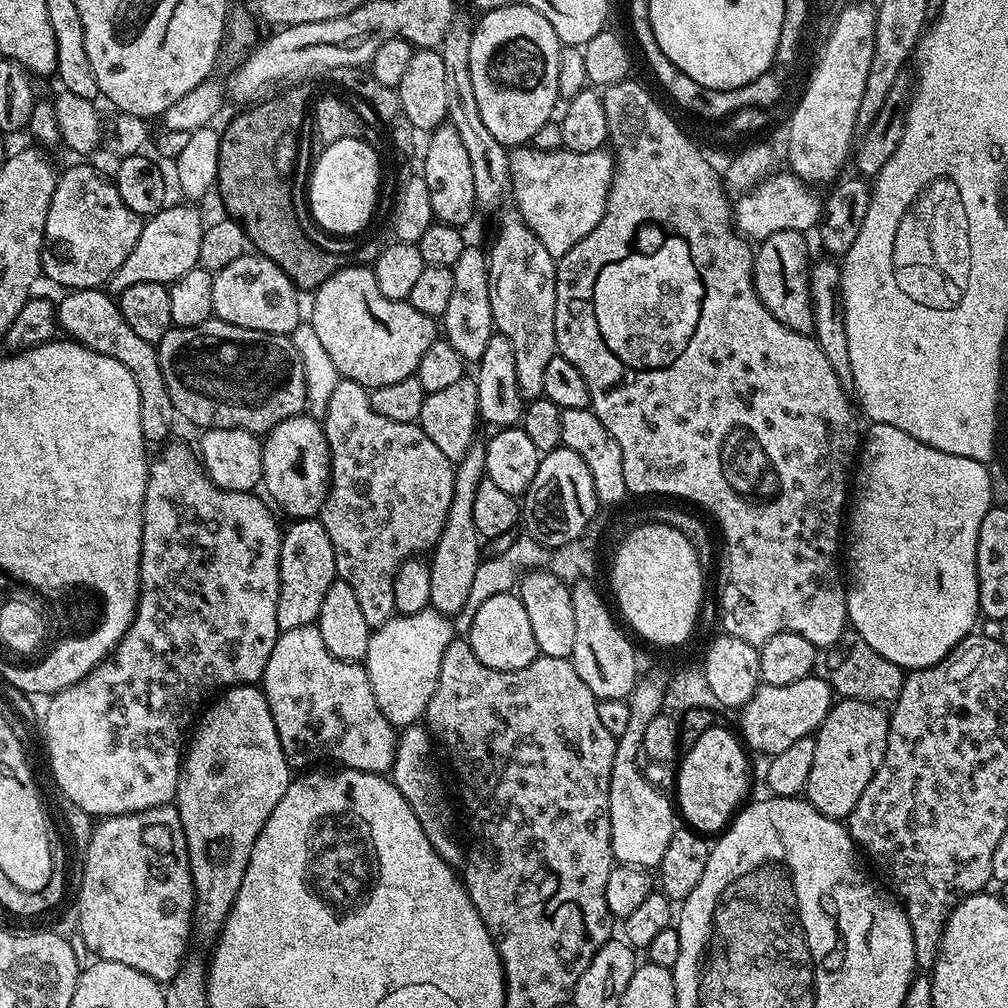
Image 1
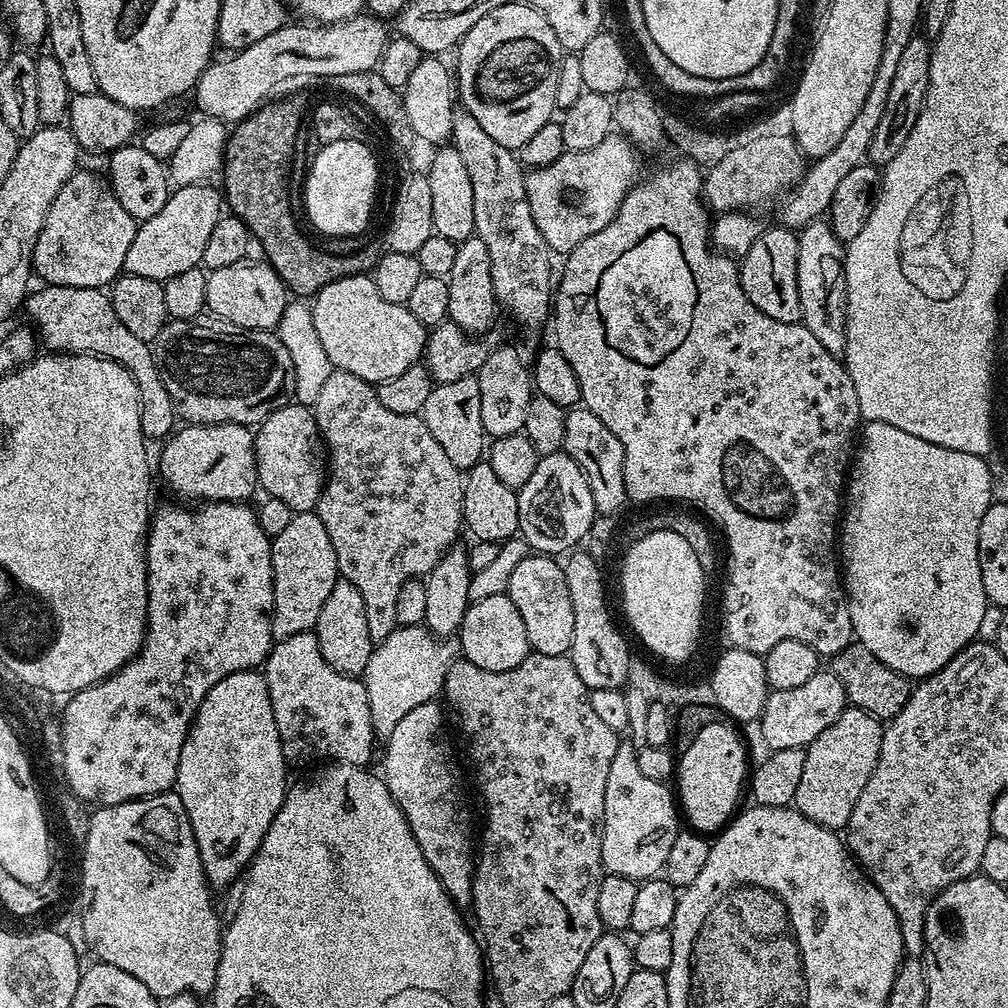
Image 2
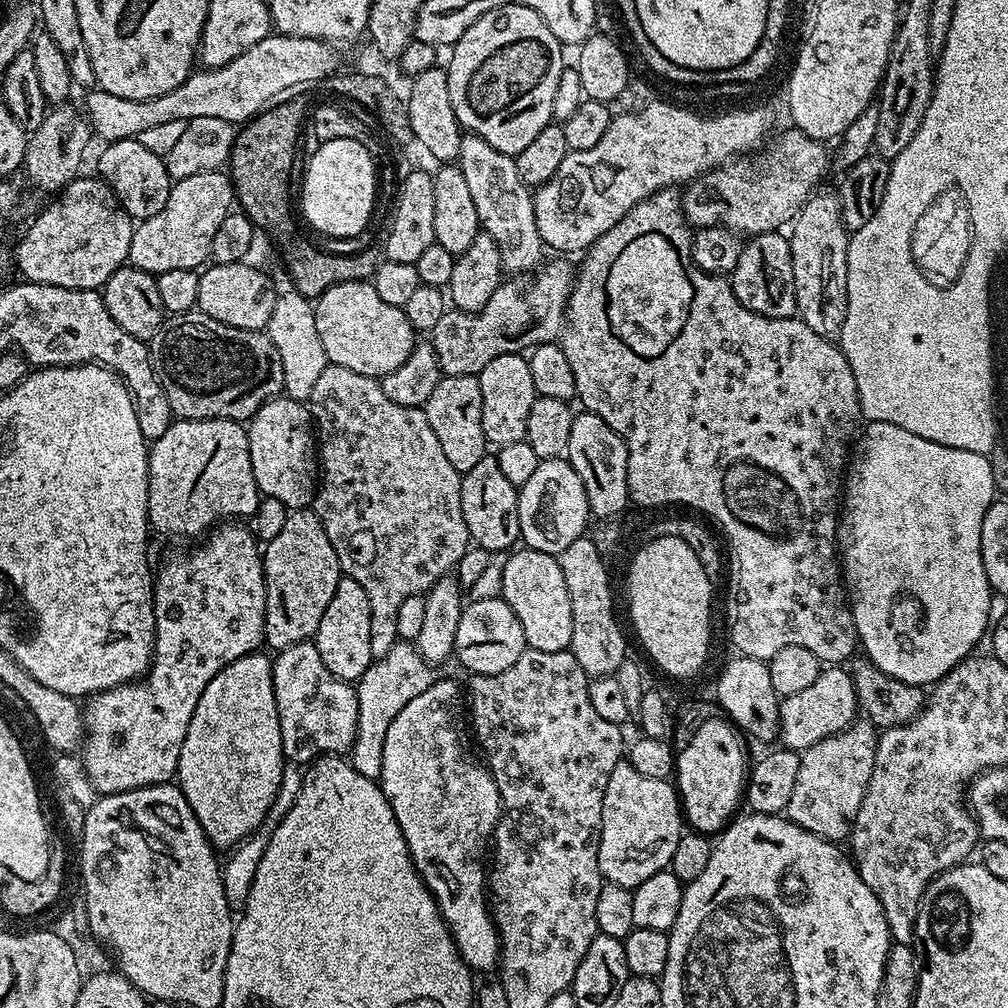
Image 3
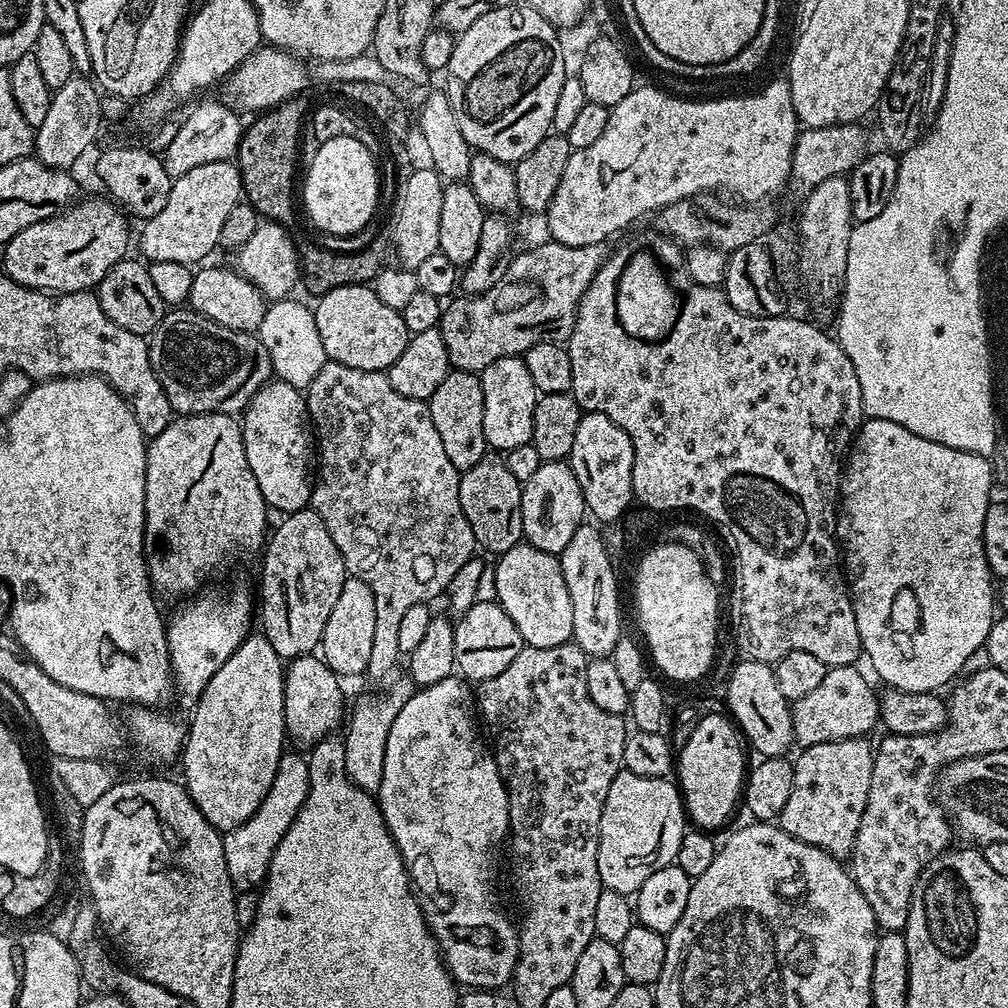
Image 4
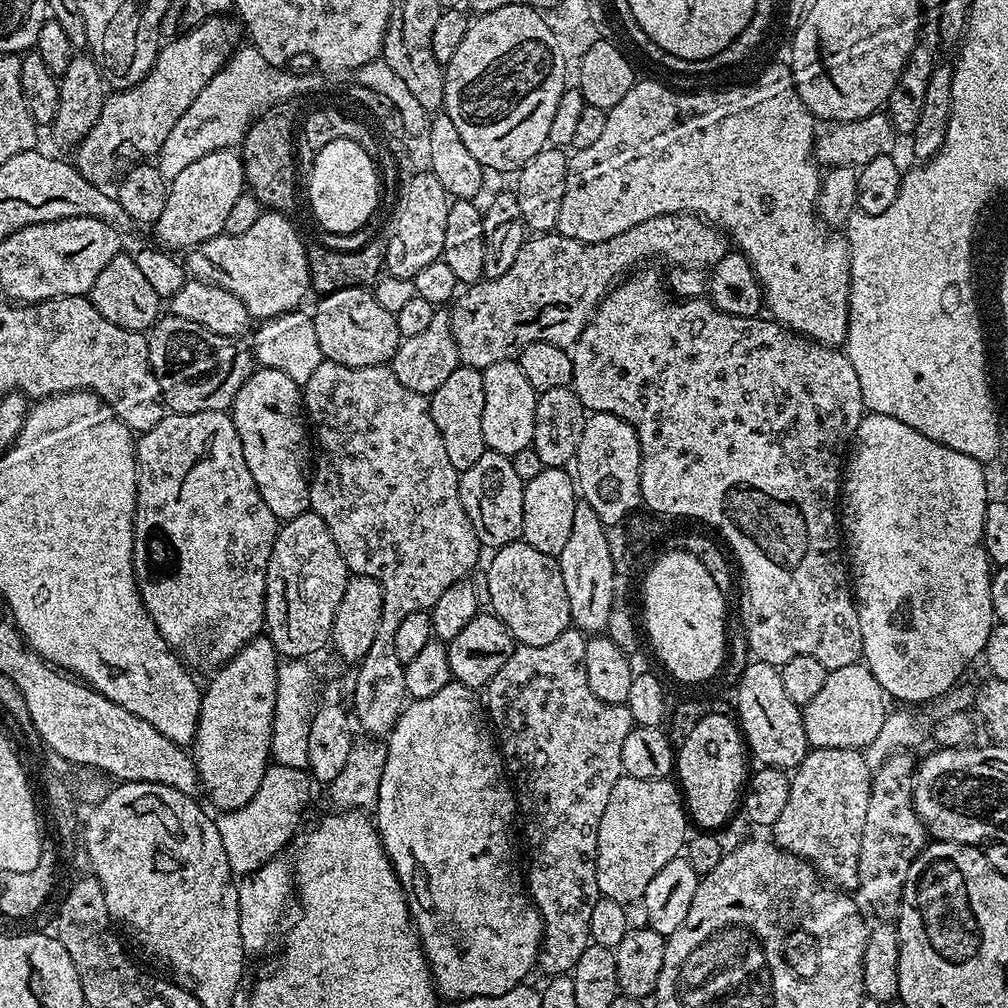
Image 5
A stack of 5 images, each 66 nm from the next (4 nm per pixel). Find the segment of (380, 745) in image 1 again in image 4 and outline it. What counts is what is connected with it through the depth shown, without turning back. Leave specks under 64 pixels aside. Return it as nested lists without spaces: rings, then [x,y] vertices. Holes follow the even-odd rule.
[[[309,654],[298,656],[284,669],[284,731],[287,739],[301,744],[304,750],[337,731],[336,727],[343,725],[346,720],[346,704],[344,708],[344,692],[340,689],[341,677],[331,672],[319,655]]]

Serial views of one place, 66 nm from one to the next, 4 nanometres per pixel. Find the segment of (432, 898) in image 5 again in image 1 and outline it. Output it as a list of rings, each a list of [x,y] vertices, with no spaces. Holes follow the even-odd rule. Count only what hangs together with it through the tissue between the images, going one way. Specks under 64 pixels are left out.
[[[420,722],[409,724],[407,728],[399,733],[396,742],[396,757],[392,763],[390,779],[392,785],[402,794],[402,798],[406,798],[406,802],[410,802],[410,806],[414,810],[414,814],[426,834],[426,838],[430,840],[432,849],[448,864],[456,866],[459,865],[462,860],[462,844],[461,841],[459,844],[459,842],[452,837],[452,820],[448,817],[448,804],[444,801],[444,788],[440,785],[439,778],[436,777],[435,766],[432,765],[432,748],[434,749],[434,741],[432,737],[428,735],[427,727]]]

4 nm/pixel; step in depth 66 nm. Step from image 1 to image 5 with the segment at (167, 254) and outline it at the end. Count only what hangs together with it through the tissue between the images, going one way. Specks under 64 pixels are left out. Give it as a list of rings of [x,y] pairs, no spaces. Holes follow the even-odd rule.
[[[231,150],[211,152],[206,158],[198,158],[198,162],[190,162],[168,185],[166,207],[154,225],[156,236],[161,240],[157,241],[168,250],[191,250],[221,235],[229,211],[245,190],[244,162],[237,153],[235,156]]]

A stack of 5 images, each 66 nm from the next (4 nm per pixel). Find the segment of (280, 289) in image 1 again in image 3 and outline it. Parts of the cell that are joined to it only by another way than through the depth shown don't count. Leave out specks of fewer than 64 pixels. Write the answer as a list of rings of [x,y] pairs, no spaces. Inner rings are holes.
[[[241,262],[239,264],[212,264],[205,267],[200,272],[196,308],[226,326],[234,326],[251,332],[267,329],[270,314],[274,314],[274,302],[278,292],[277,289],[272,289],[266,273],[259,272],[250,265],[251,263]]]

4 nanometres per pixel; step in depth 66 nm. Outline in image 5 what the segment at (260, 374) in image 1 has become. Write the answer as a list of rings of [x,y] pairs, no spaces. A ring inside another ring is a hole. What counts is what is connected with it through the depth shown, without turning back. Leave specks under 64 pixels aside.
[[[171,314],[161,315],[152,325],[147,337],[150,366],[154,370],[154,378],[158,378],[158,386],[162,386],[164,407],[172,414],[228,412],[238,390],[242,390],[242,386],[254,371],[254,357],[245,345],[244,348],[240,345],[239,339],[214,334],[214,330],[206,330],[206,326],[198,326],[198,322],[190,322],[186,318],[178,318]]]

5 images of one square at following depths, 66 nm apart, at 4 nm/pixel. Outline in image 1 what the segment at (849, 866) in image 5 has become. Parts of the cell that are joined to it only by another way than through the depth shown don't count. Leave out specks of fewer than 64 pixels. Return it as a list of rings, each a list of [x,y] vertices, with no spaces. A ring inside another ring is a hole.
[[[837,699],[814,733],[814,766],[806,778],[803,795],[809,804],[831,820],[843,821],[858,806],[862,790],[882,766],[888,741],[889,713],[881,705],[865,700]]]

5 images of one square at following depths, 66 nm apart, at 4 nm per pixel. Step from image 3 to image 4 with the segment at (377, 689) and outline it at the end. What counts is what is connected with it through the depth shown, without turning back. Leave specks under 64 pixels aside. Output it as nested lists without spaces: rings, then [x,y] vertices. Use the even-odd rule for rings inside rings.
[[[407,683],[396,684],[385,696],[360,696],[356,705],[351,705],[346,720],[348,733],[343,733],[344,769],[346,774],[365,792],[379,793],[382,782],[382,766],[386,758],[386,738],[390,738],[390,726],[398,718],[398,710],[408,701],[410,688]]]

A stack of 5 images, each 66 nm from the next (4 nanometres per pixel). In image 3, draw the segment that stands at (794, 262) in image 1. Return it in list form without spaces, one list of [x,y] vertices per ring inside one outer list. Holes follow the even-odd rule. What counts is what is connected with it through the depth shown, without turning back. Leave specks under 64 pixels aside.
[[[779,231],[751,237],[738,255],[737,265],[730,273],[730,283],[738,302],[742,302],[746,310],[766,318],[793,319],[797,315],[797,308],[789,237]]]

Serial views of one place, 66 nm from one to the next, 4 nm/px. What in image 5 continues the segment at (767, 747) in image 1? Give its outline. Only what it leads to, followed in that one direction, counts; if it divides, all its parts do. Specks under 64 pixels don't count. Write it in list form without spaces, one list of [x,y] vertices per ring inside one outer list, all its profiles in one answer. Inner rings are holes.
[[[861,662],[831,669],[826,678],[826,686],[822,686],[822,690],[818,690],[818,695],[810,698],[810,702],[803,705],[802,708],[804,729],[809,745],[812,748],[859,748],[865,750],[877,737],[882,722],[886,721],[890,711],[890,704],[887,703],[889,704],[889,701],[886,699],[884,687],[878,682],[878,678],[874,678],[874,674],[867,664]]]

